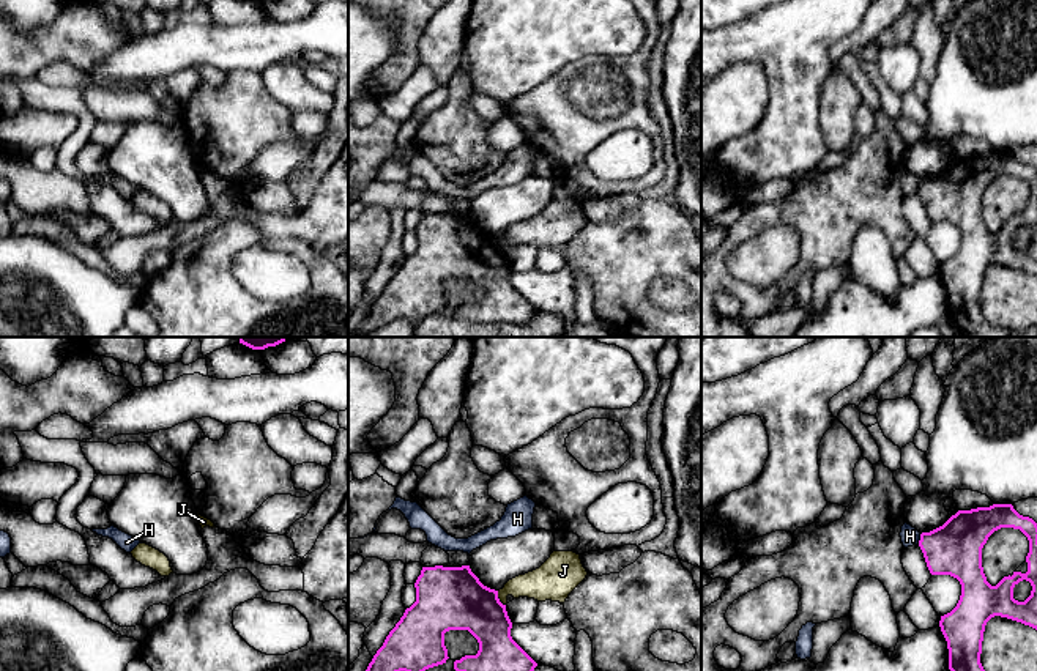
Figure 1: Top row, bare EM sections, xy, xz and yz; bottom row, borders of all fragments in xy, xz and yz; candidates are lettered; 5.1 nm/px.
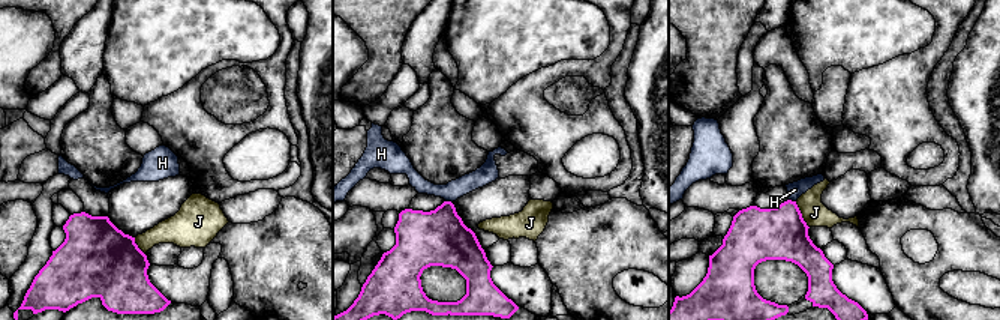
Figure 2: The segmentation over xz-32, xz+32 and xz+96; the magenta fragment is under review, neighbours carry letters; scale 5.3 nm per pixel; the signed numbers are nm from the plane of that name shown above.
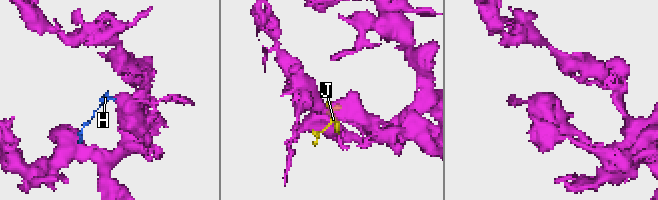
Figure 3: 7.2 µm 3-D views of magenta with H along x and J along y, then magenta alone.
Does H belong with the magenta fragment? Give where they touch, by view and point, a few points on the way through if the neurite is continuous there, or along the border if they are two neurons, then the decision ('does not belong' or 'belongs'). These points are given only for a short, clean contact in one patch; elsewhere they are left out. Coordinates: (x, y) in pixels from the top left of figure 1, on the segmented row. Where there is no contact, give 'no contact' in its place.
meets magenta in yz at (921, 539); border along yz (921, 534), (918, 542); does not belong

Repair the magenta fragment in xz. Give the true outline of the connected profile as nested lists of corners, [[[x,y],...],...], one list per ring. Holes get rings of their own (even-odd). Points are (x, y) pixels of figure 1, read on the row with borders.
[[[470,565],[422,567],[414,588],[416,602],[405,610],[366,671],[426,671],[443,665],[449,658],[444,646],[449,630],[468,630],[479,643],[476,655],[454,662],[455,671],[534,671],[537,663],[511,636],[512,622],[498,591],[484,586]]]

